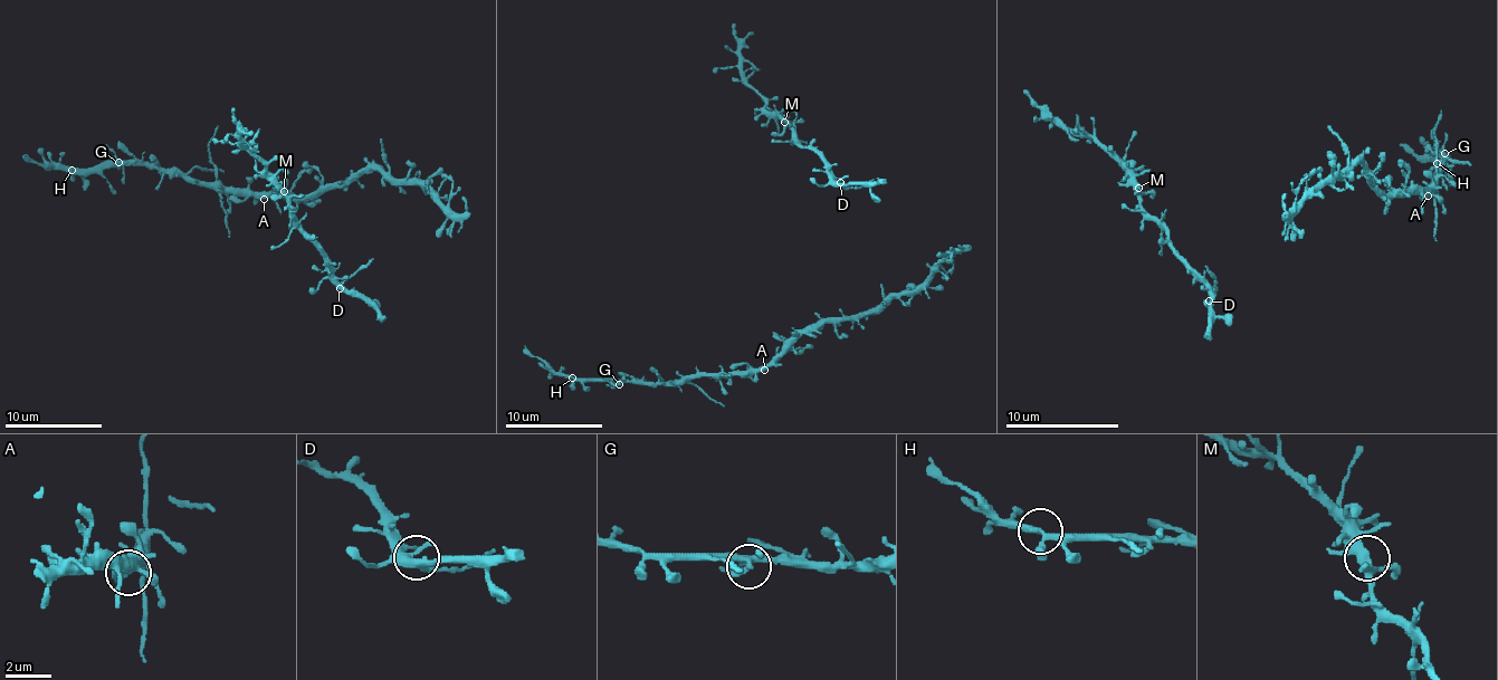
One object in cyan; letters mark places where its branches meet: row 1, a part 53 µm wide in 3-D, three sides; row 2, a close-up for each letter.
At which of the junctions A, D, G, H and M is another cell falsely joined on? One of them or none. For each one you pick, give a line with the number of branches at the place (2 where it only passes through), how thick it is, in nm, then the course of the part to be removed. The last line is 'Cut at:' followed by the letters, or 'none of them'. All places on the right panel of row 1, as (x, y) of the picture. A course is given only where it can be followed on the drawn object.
Cut at: none of them

